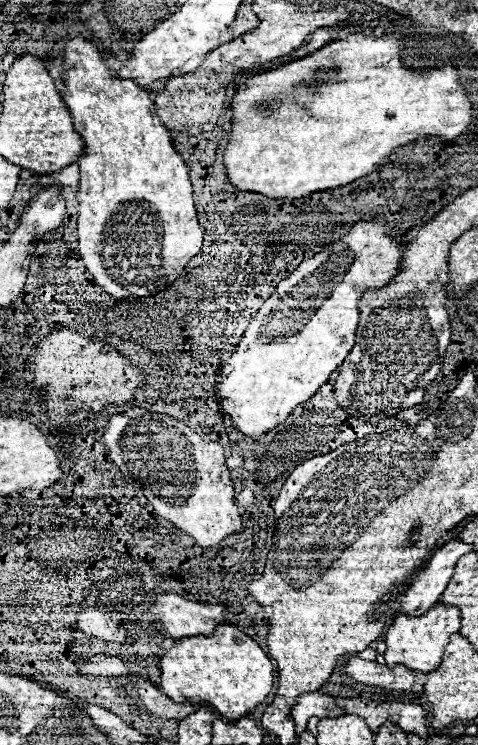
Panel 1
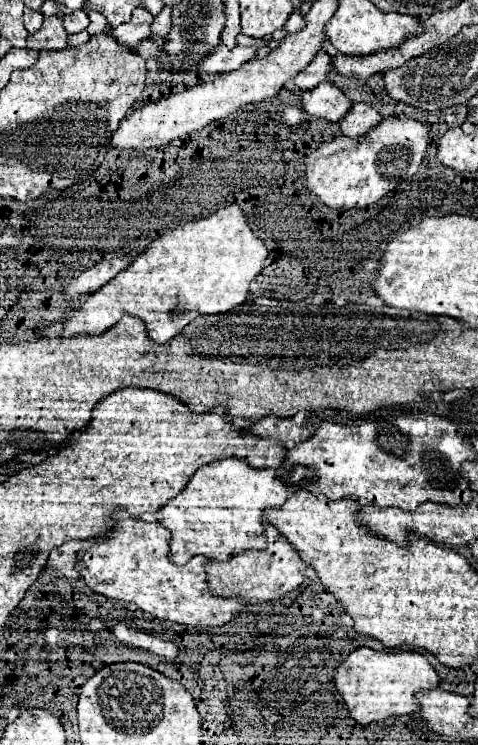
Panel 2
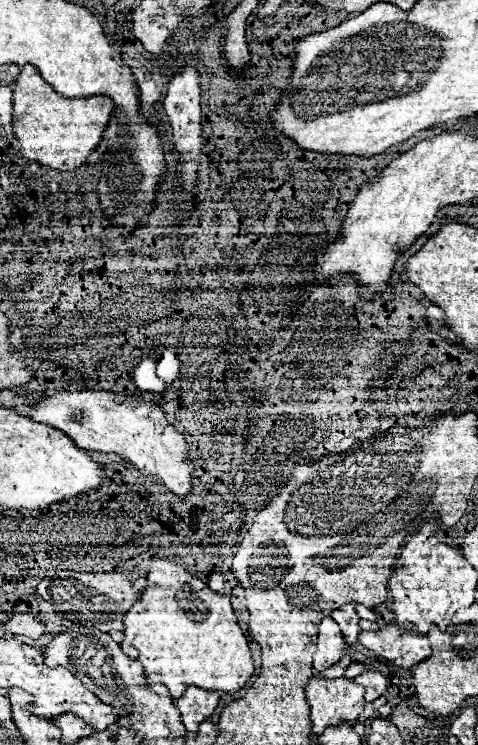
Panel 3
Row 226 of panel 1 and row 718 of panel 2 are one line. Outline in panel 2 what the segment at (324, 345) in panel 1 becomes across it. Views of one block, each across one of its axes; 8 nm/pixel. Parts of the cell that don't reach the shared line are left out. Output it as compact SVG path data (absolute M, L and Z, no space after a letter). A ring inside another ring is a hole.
M356 648L334 670L332 682L342 694L350 716L360 726L368 726L390 716L418 712L420 706L416 704L414 694L422 688L436 688L440 684L440 678L428 664L428 660L418 652L376 652L370 648Z

